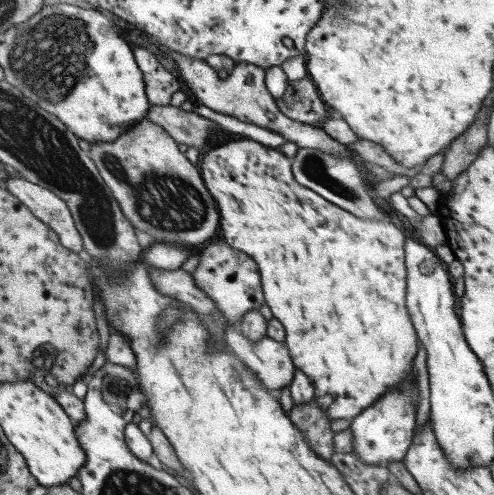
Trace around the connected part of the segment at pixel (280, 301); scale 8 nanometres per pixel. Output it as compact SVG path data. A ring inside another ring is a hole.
M241 139L217 145L202 156L199 162L199 175L205 188L209 190L211 199L215 200L218 210L219 230L224 242L231 248L244 252L255 261L260 274L261 291L264 303L267 304L272 316L284 328L284 343L291 357L293 366L305 373L313 385L313 401L326 412L329 420L352 419L364 408L378 400L387 391L396 389L399 385L409 385L416 390L415 373L411 360L417 352L417 338L412 327L410 316L405 306L406 265L404 260L404 234L394 219L375 221L363 220L350 212L335 206L315 194L307 187L293 180L290 170L290 159L278 149L266 147L251 139Z

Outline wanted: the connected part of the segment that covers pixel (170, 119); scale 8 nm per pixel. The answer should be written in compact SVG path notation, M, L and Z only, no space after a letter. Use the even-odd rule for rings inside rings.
M150 105L145 118L162 126L176 142L201 149L211 130L219 128L212 120L171 105Z

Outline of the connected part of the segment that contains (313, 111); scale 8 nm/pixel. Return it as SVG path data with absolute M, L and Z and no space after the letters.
M307 76L288 81L284 93L274 101L279 112L303 124L319 126L329 117L315 85Z

